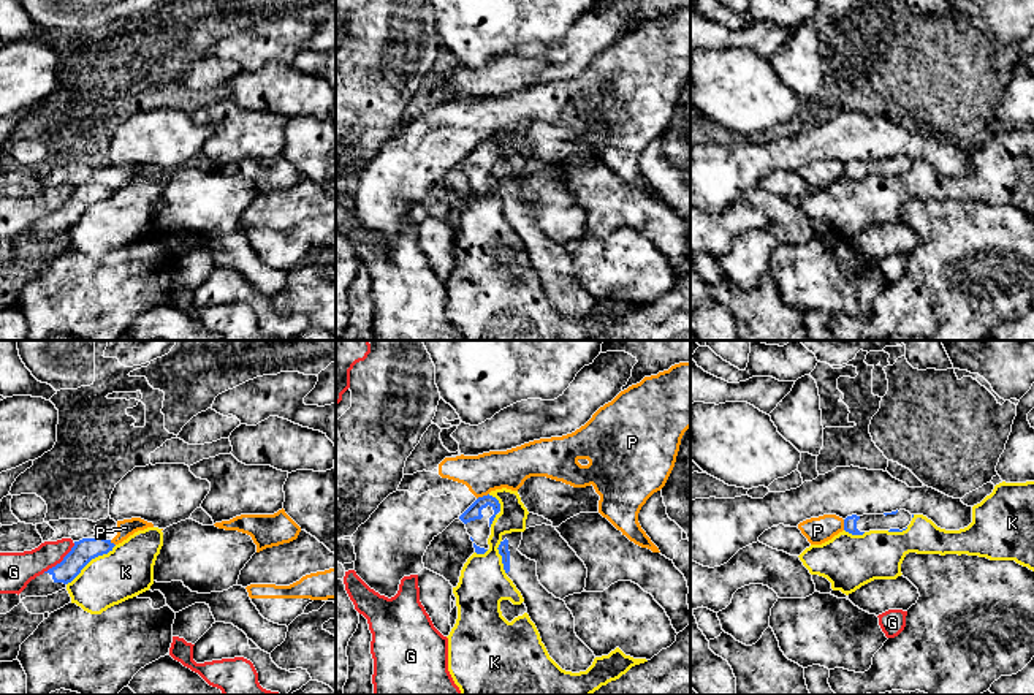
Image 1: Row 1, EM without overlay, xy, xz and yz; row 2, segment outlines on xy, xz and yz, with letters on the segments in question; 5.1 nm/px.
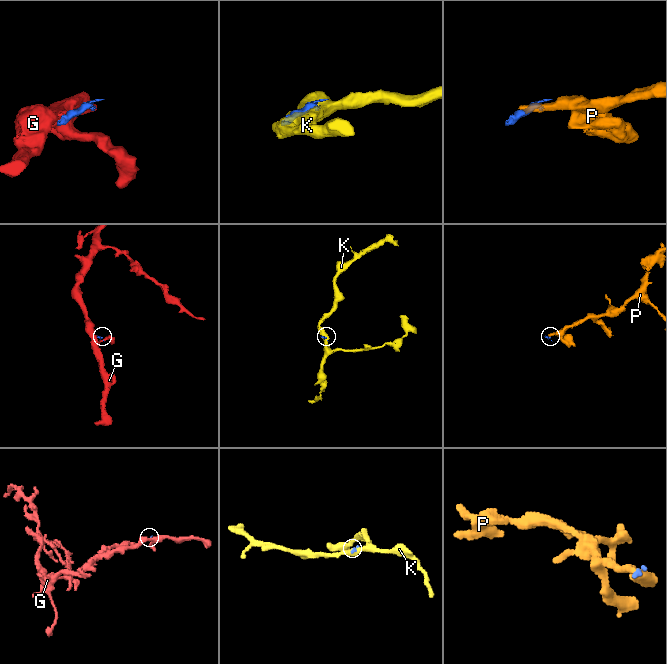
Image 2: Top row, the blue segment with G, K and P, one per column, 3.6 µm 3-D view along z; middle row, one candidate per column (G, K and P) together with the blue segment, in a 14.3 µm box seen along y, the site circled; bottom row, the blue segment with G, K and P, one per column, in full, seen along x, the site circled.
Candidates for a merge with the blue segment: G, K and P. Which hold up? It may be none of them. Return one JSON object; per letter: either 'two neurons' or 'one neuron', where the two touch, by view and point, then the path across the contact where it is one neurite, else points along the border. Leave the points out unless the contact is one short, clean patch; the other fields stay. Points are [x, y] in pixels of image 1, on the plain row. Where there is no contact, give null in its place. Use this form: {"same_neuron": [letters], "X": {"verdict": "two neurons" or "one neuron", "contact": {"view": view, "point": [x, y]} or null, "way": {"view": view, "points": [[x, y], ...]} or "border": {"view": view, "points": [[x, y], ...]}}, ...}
{"same_neuron": [], "G": {"verdict": "two neurons", "contact": {"view": "xy", "point": [62, 206]}, "border": {"view": "xy", "points": [[75, 189], [59, 208], [43, 217]]}}, "K": {"verdict": "two neurons", "contact": {"view": "xy", "point": [91, 205]}}, "P": {"verdict": "two neurons", "contact": {"view": "xz", "point": [483, 141]}, "border": {"view": "xz", "points": [[488, 138], [477, 144]]}}}

